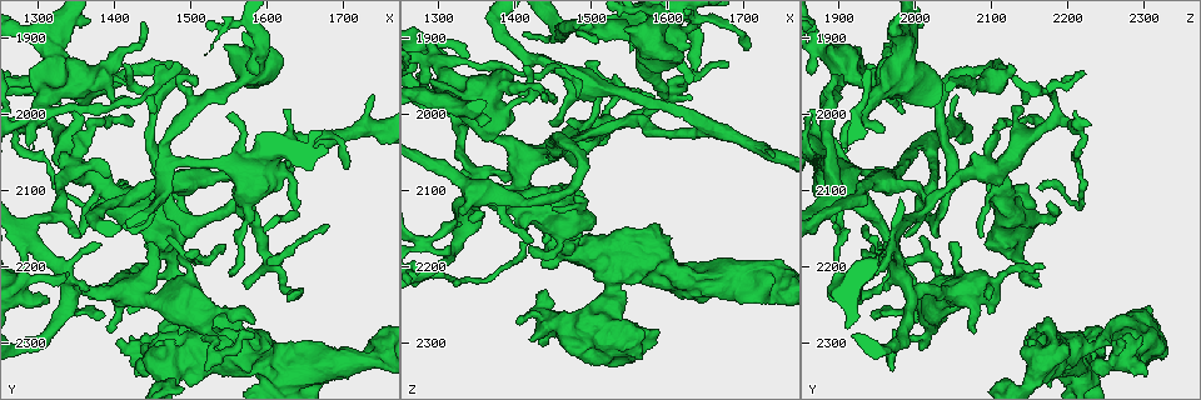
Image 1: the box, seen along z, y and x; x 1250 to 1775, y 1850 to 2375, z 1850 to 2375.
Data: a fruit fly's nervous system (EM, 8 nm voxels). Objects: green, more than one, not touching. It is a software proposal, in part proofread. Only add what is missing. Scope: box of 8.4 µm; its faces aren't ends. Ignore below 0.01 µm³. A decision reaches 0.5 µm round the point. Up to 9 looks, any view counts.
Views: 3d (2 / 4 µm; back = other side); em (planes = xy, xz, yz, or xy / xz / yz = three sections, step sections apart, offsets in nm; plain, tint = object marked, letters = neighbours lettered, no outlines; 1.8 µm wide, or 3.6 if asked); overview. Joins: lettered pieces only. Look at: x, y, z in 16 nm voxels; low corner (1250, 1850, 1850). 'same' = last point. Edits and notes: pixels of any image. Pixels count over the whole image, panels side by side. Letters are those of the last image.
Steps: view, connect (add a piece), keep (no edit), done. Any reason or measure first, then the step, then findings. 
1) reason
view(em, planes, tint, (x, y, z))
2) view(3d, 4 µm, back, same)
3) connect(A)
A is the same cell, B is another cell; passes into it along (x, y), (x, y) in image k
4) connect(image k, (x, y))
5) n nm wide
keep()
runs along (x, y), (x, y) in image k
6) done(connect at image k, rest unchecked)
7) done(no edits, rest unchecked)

sudden change in width
view(em, planes, tint, (1565, 1955, 1900))

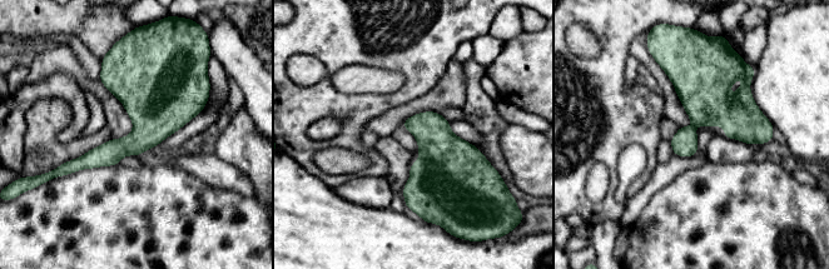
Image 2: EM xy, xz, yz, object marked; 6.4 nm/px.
what lies round it
view(em, planes, letters, same)

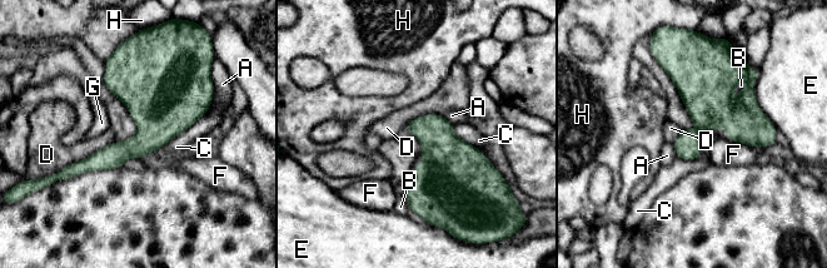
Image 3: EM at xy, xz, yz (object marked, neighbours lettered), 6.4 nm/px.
keep()
A, B, C, D, E, F, G and H are other cells; border along (115, 139), (58, 172) in image 3; none of them fits

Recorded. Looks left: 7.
thin end
view(em, yz, step 4, tint, (1485, 1940, 1975))

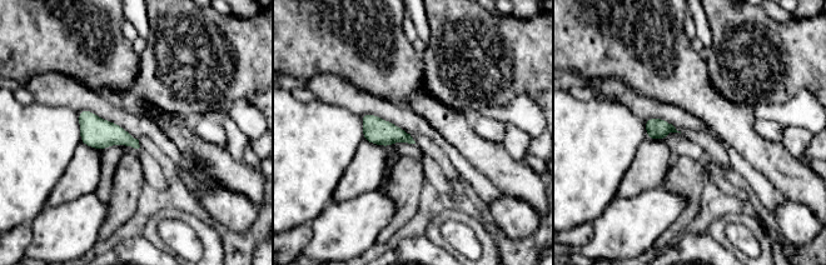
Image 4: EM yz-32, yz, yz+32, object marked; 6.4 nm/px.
another direction
view(em, planes, letters, same)

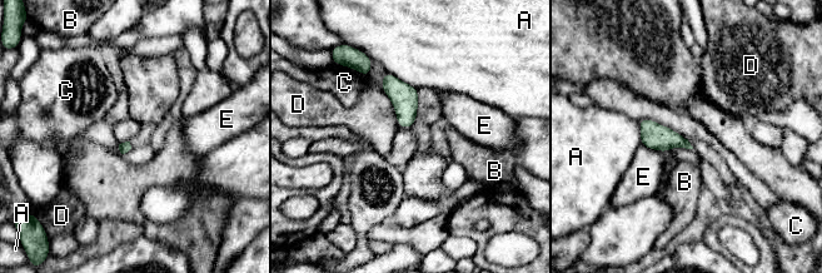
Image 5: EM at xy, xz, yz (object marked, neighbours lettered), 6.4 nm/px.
70 nm wide
keep()
A, B, C, D and E are other cells; border along (380, 88), (393, 107), (399, 127) in image 5; no lettered piece goes on from it

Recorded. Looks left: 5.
thick turns thin
view(3d, 4 µm, (1495, 2200, 2025))

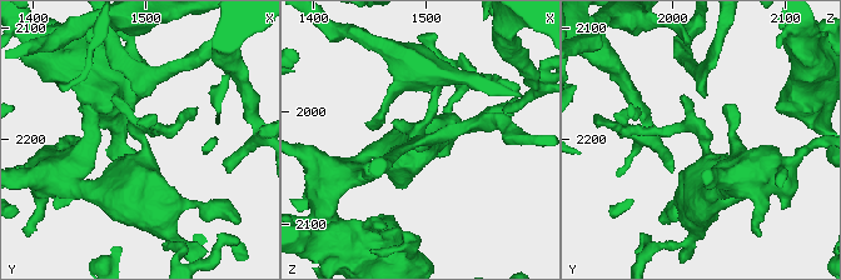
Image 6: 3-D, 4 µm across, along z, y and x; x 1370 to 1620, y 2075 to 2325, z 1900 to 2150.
view(em, 3.6 µm, planes, tint, (1496, 2196, 2028))

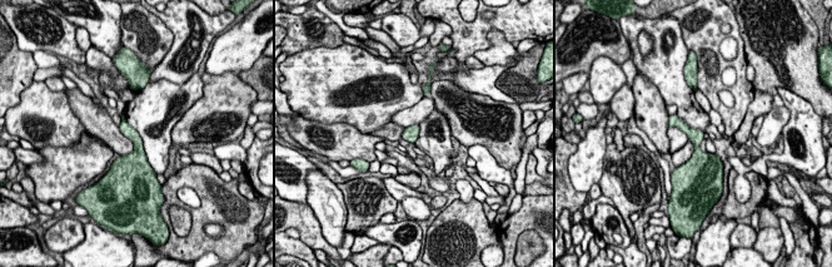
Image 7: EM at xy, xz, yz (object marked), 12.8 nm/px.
see the neighbours
view(em, 3.6 µm, planes, letters, same)

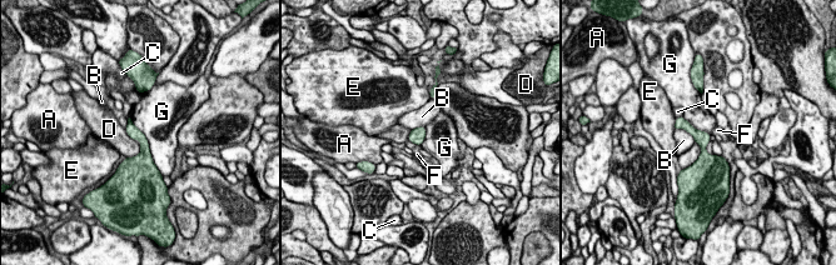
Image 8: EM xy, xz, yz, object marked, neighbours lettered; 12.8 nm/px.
keep()
A, B, C, D, E, F and G are other cells; runs along (678, 120), (702, 141), (700, 171) in image 8; no lettered piece goes on from it

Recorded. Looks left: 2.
arms part here
view(em, planes, letters, (1450, 2310, 2280))

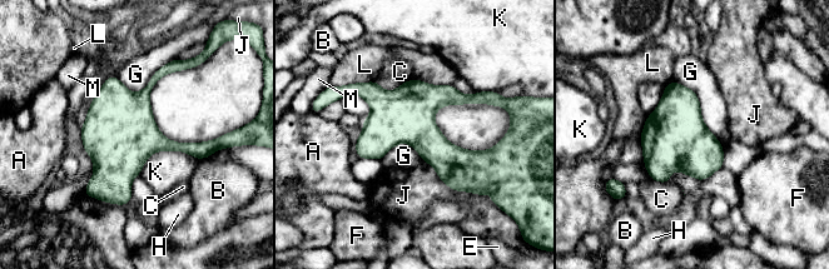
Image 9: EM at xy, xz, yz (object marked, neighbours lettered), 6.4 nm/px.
keep()
A, B, C, E, F, G, H, J, K, L and M are other cells; runs along (353, 90), (447, 159), (485, 159) in image 9; none of them fits

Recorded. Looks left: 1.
done(no edits, rest unchecked)

